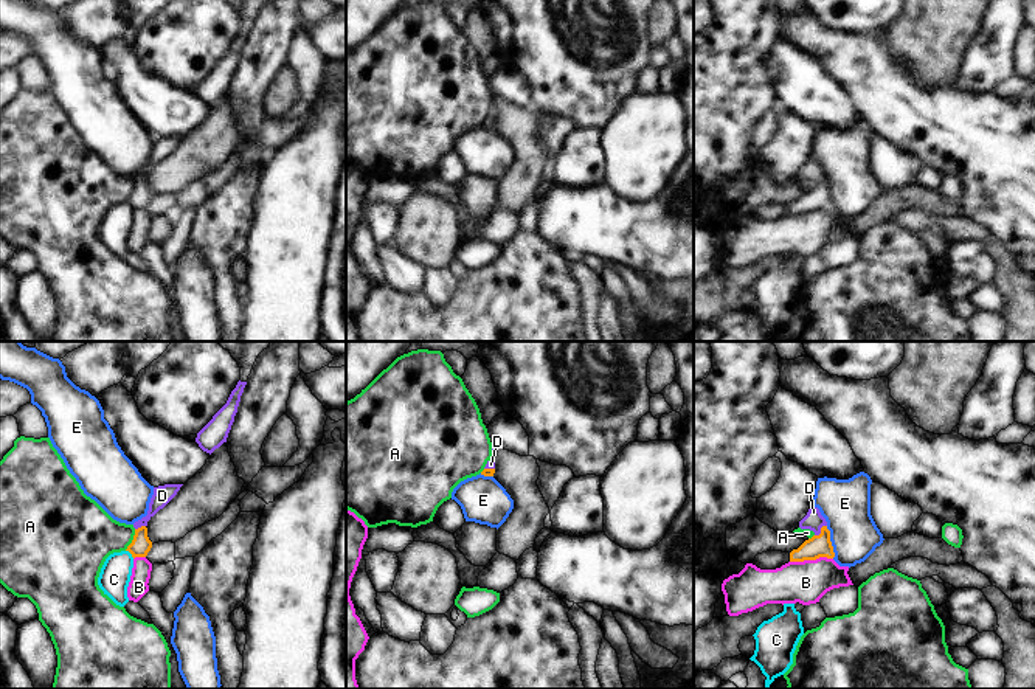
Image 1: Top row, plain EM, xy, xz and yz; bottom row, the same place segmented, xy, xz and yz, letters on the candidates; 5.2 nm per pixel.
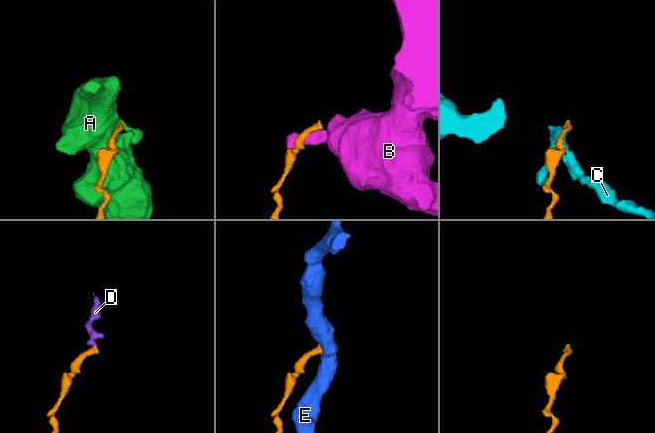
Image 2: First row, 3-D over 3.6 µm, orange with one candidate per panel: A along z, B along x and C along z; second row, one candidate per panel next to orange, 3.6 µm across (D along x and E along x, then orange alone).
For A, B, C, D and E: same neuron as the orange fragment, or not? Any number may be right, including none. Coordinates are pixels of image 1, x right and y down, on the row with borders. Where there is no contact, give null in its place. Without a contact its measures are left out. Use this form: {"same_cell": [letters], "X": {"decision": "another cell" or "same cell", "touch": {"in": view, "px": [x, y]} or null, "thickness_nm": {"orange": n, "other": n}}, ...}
{"same_cell": ["D"], "A": {"decision": "another cell", "touch": {"in": "xy", "px": [132, 540]}, "thickness_nm": {"orange": 100, "other": 320}}, "B": {"decision": "another cell", "touch": {"in": "yz", "px": [810, 559]}, "thickness_nm": {"orange": 120, "other": 220}}, "C": {"decision": "another cell", "touch": {"in": "xy", "px": [131, 553]}, "thickness_nm": {"orange": 100, "other": 160}}, "D": {"decision": "same cell", "touch": {"in": "yz", "px": [821, 531]}, "thickness_nm": {"orange": 120, "other": 100}}, "E": {"decision": "another cell", "touch": {"in": "yz", "px": [830, 542]}, "thickness_nm": {"orange": 120, "other": 260}}}

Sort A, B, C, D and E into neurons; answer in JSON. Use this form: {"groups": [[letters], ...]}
{"groups": [["A"], ["B"], ["C"], ["D"], ["E"]]}

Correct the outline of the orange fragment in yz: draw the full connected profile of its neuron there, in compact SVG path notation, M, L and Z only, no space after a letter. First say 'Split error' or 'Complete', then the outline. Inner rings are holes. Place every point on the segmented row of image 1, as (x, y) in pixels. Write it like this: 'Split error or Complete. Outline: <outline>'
Split error. Outline: M810 506L807 515L799 521L801 529L810 529L815 535L805 540L798 549L790 552L790 562L816 560L819 557L833 559L833 546L830 542L830 531L827 521L819 509Z

